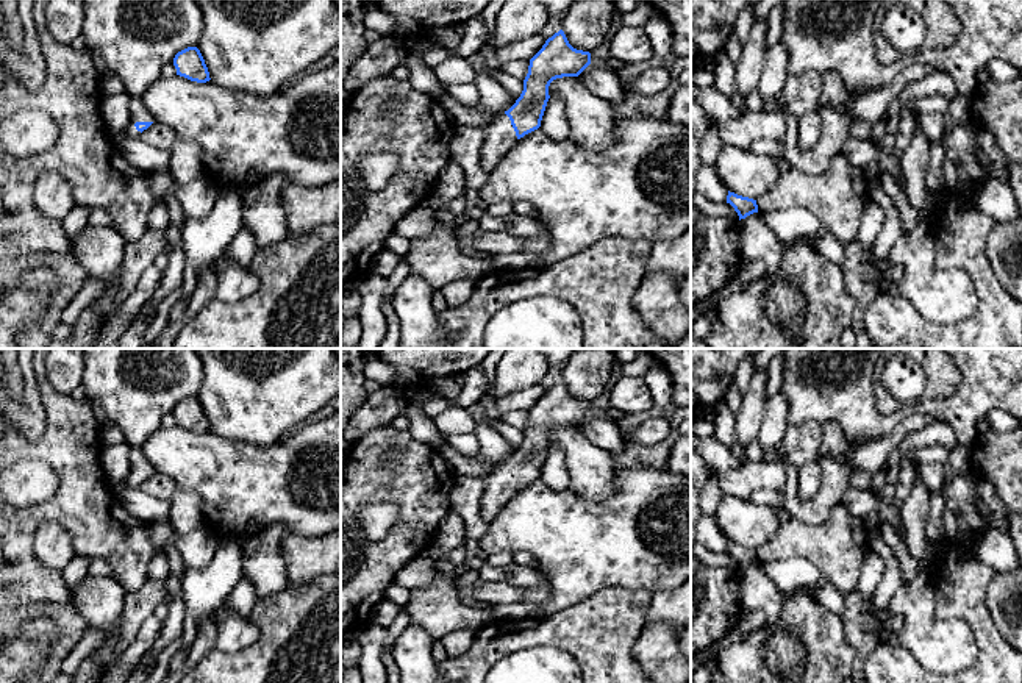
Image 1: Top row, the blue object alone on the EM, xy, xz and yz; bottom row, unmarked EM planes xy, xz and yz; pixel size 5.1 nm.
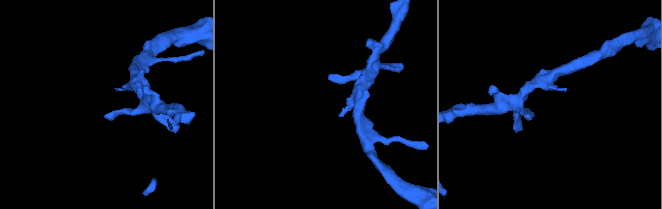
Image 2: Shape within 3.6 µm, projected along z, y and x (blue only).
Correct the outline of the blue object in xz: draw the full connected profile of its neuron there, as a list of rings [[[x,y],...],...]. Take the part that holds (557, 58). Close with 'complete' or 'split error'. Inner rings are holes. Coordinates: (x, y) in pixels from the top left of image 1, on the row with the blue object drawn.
[[[563,30],[545,41],[530,59],[520,97],[483,130],[480,163],[488,175],[520,138],[541,127],[550,83],[563,77],[578,77],[589,64],[591,53],[574,48]]]; split error

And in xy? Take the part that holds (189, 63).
[[[188,47],[178,52],[173,58],[173,66],[177,75],[191,81],[206,83],[211,80],[205,59],[197,47]]]; complete

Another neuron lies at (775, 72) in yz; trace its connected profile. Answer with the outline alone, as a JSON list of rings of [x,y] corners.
[[[781,41],[767,50],[766,67],[756,84],[756,91],[763,98],[775,98],[781,92],[789,75],[788,63],[789,52]]]

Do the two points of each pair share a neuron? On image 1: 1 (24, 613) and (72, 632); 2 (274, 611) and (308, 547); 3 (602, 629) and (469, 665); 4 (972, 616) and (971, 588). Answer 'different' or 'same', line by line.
1: same
2: different
3: same
4: same

